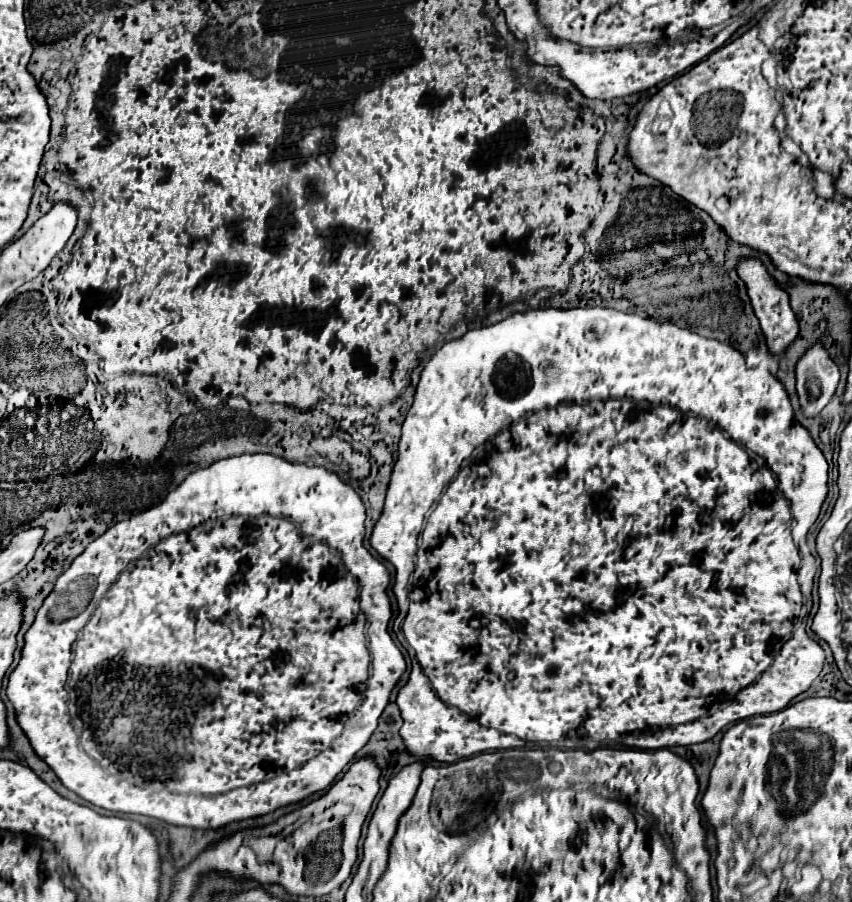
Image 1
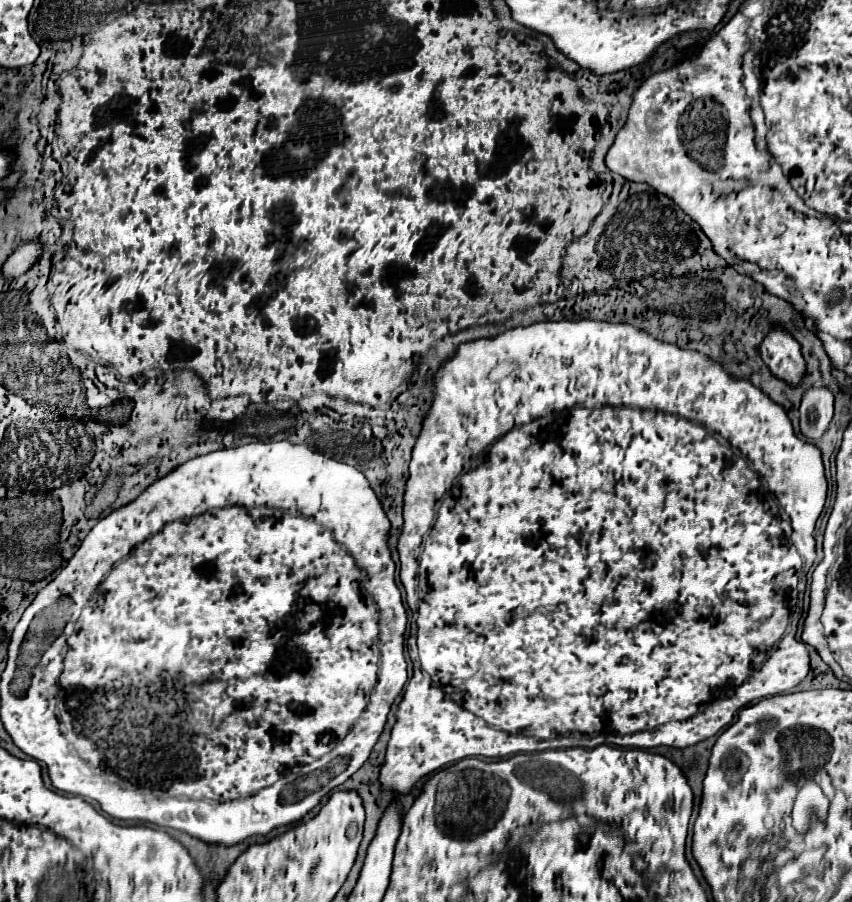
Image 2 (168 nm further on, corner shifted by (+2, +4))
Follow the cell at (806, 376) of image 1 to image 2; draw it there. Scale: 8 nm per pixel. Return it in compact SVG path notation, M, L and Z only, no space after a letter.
M814 386L806 390L800 406L800 432L810 440L822 438L833 415L834 396L828 388Z

